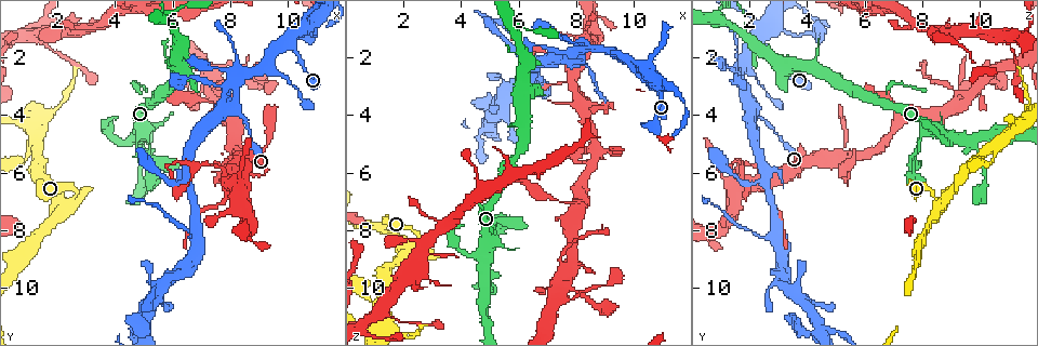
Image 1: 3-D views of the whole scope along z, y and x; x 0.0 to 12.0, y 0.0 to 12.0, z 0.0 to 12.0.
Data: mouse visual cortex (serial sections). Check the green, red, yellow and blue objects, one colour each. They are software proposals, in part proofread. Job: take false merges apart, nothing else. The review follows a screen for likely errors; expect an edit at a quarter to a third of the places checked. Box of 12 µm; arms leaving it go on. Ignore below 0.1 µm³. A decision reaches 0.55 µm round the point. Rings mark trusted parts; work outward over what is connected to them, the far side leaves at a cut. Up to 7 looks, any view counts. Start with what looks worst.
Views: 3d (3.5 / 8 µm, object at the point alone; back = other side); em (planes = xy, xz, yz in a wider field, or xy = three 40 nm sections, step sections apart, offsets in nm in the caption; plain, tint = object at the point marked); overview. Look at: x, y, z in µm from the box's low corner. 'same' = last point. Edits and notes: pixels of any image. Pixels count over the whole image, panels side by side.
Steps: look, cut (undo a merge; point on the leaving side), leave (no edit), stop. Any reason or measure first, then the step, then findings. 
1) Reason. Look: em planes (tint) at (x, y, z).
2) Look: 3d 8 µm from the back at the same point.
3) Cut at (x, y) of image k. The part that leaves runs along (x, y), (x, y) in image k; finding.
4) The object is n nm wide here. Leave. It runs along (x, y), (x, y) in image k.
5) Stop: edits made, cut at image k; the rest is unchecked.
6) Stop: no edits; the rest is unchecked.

Sudden change in width. Look: 3d 3.5 µm at (6.2, 1.1, 1.8).

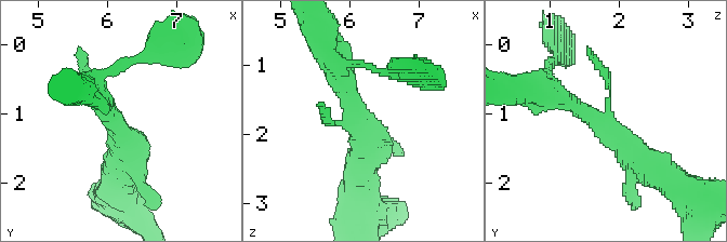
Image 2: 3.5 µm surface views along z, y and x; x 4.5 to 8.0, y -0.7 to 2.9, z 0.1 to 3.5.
3 arms meet here; the arms are 100, 300, 450 nm wide; shape alone is not enough. Look: em xy step 1 (tint) at (6.15, 1.15, 1.70).

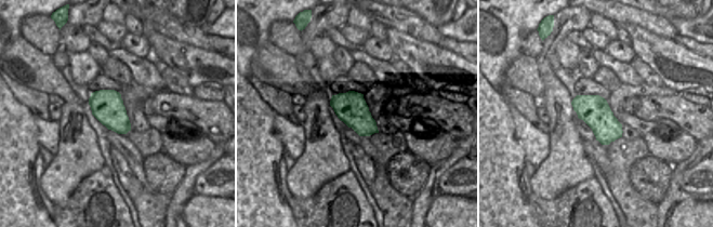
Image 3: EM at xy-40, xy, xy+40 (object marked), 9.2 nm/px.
Look: em xy step 5 (tint) at the same point.

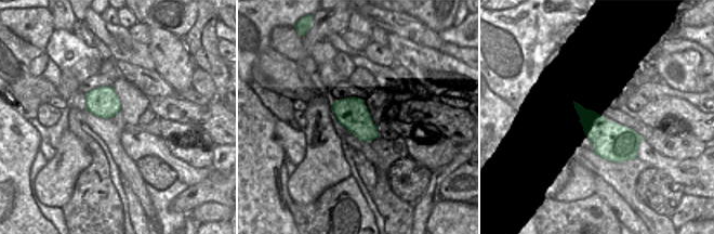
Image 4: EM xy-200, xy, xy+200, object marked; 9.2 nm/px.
Leave. It runs along (651, 165), (573, 103), (545, 96) in image 2; all the same cell.

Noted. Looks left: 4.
Branch point. Look: 3d 3.5 µm from the back at (2.3, 7.1, 8.6).

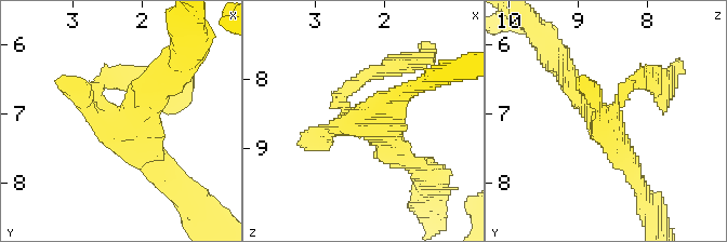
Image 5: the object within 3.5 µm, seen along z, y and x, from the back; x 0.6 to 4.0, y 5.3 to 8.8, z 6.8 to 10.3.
Need the tissue. Look: em xy step 3 (tint) at (2.30, 7.10, 8.60).

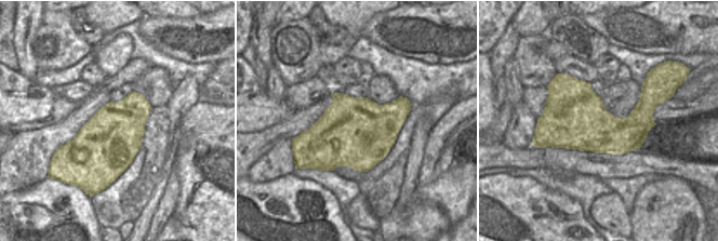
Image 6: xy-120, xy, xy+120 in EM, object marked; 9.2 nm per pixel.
Leave. It runs along (361, 80), (338, 103), (408, 161) in image 5; continuous, no second cell.

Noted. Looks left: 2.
Look: 3d 3.5 µm at (8.6, 5.5, 5.7).

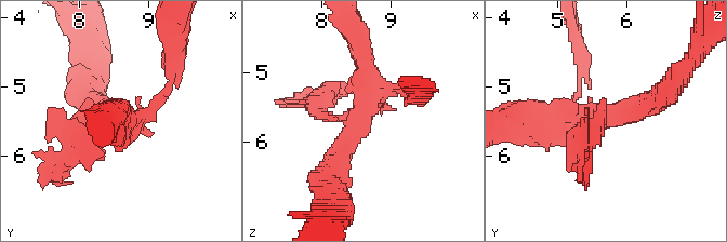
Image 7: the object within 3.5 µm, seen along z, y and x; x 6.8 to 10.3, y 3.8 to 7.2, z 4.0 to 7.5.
4 arms meet here; the arms are 150, 250, 300, 300 nm wide; shape alone is not enough. Look: em xy step 2 (tint) at (8.50, 5.45, 5.65).

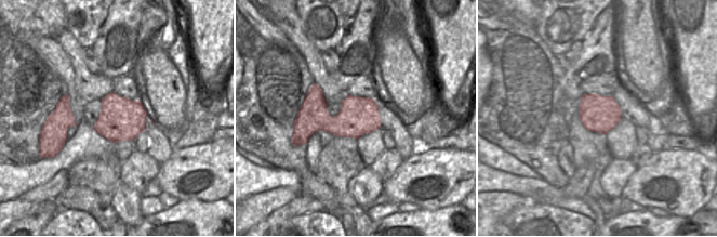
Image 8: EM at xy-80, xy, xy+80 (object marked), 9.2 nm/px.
Cut at (578, 140) of image 7. Two cells meet here.

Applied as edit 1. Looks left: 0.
Stop: edits made, cut at image 7; the rest is unchecked.

